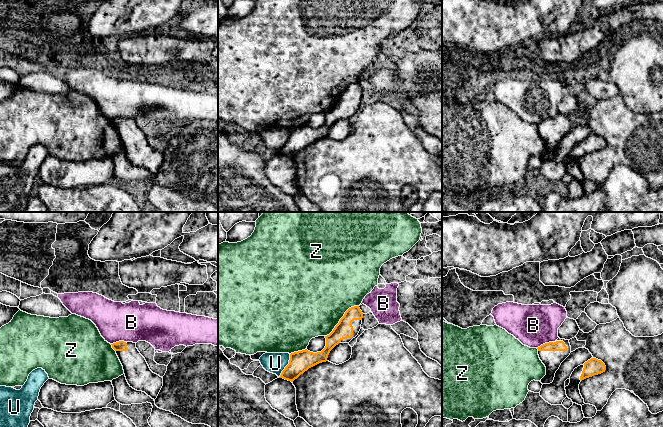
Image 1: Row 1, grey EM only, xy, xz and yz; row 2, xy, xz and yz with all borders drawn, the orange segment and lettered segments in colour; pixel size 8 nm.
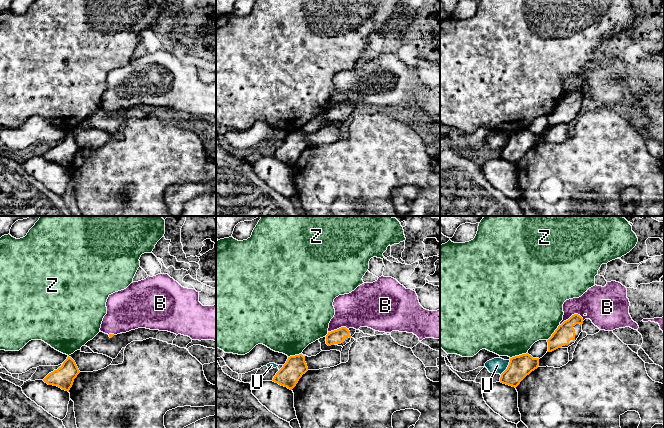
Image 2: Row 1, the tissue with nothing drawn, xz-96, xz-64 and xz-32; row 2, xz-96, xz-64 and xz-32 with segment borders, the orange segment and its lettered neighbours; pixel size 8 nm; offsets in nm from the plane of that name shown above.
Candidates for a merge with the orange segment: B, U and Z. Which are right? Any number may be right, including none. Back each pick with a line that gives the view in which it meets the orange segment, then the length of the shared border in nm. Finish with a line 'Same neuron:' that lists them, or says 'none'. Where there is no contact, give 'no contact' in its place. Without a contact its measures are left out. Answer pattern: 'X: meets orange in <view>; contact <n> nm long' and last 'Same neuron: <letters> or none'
Same neuron: none

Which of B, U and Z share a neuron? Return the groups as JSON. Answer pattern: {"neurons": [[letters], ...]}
{"neurons": [["B"], ["U"], ["Z"]]}

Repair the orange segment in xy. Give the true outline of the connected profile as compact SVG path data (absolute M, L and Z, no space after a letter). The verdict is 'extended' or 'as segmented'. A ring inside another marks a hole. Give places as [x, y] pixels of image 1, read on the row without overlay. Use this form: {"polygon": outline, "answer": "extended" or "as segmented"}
{"polygon": "M119 117L111 121L123 142L130 163L145 168L155 176L163 162L163 154L150 146L145 134L136 124L136 119Z", "answer": "extended"}

